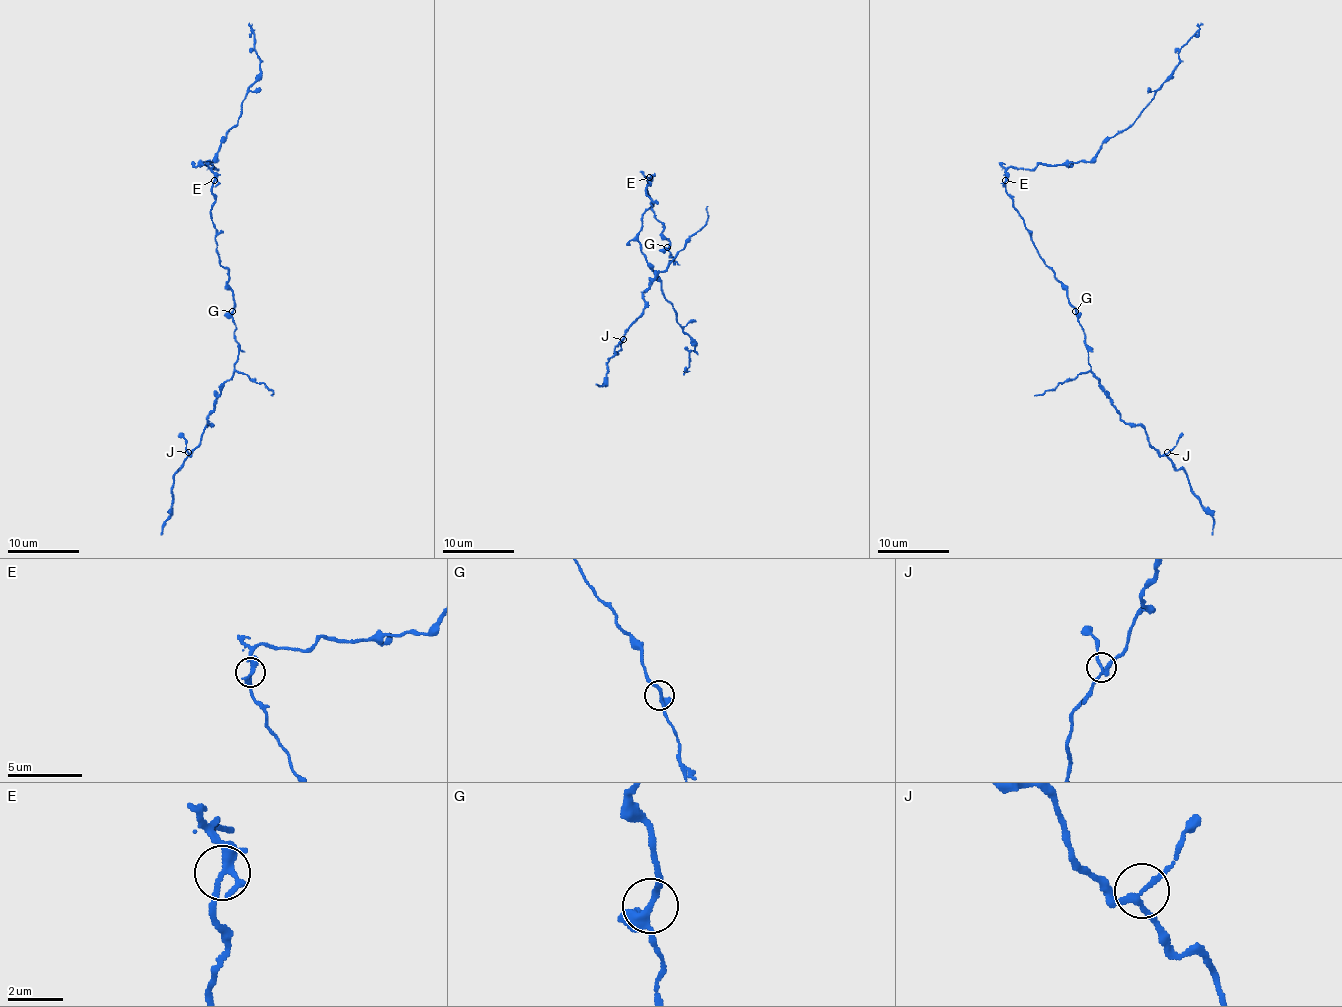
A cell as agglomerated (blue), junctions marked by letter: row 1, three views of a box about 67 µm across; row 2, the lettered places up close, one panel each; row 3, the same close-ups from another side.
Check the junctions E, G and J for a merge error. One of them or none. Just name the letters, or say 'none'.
E

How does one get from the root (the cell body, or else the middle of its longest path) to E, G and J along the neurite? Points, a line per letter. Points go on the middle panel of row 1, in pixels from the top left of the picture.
E: (651, 209), (651, 200), (646, 193), (649, 177)
G: (651, 209), (664, 225), (662, 233), (669, 240), (667, 247)
J: (651, 209), (664, 225), (662, 233), (669, 240), (667, 249), (673, 260), (642, 294), (644, 312), (622, 339)

